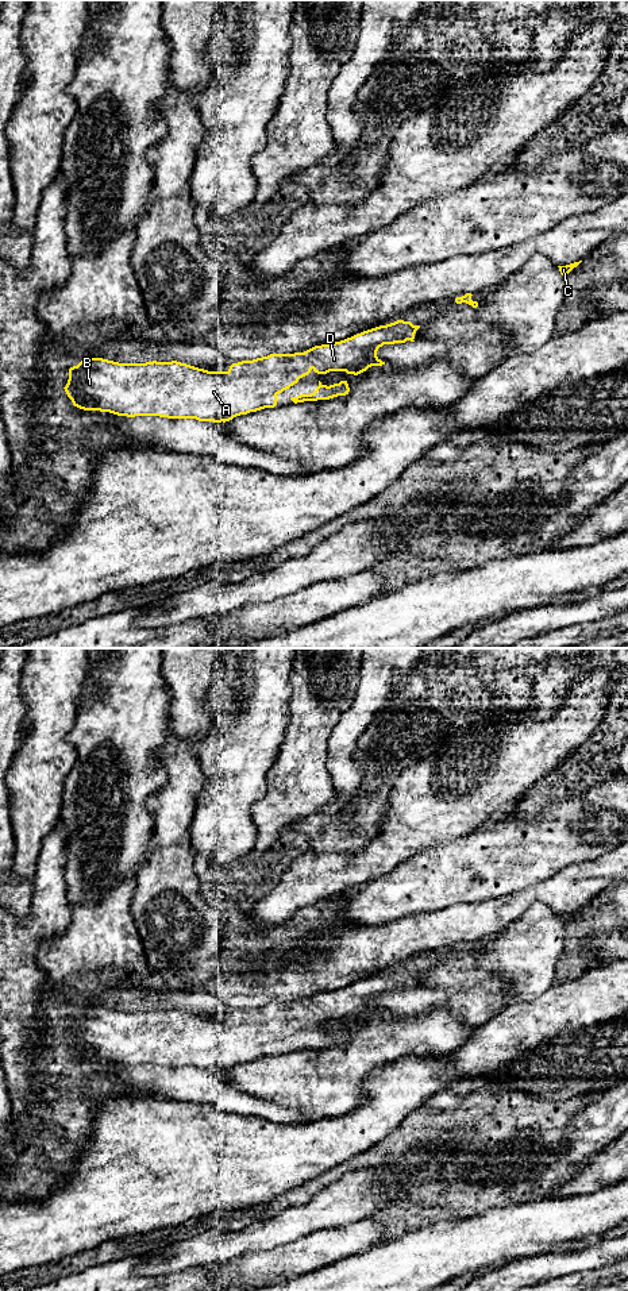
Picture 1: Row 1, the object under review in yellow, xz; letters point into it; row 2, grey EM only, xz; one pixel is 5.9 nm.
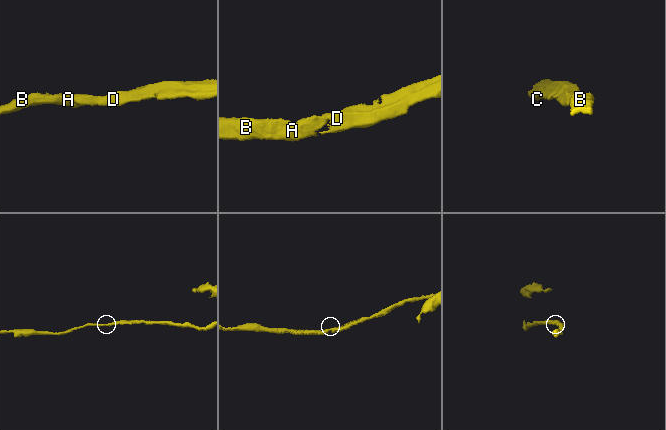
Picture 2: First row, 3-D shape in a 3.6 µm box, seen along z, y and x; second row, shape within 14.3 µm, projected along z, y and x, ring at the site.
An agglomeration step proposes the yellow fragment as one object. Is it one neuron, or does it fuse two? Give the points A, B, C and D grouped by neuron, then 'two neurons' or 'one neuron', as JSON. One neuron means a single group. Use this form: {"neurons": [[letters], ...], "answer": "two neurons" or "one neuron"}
{"neurons": [["A", "B", "C", "D"]], "answer": "one neuron"}

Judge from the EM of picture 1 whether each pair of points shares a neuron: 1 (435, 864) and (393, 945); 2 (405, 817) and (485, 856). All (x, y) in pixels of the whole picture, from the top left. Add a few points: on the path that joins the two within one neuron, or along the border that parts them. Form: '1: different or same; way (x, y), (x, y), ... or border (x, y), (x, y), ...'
1: different; border (442, 908), (434, 912), (409, 912), (381, 924)
2: different; border (480, 825), (451, 840), (432, 843), (422, 852)

